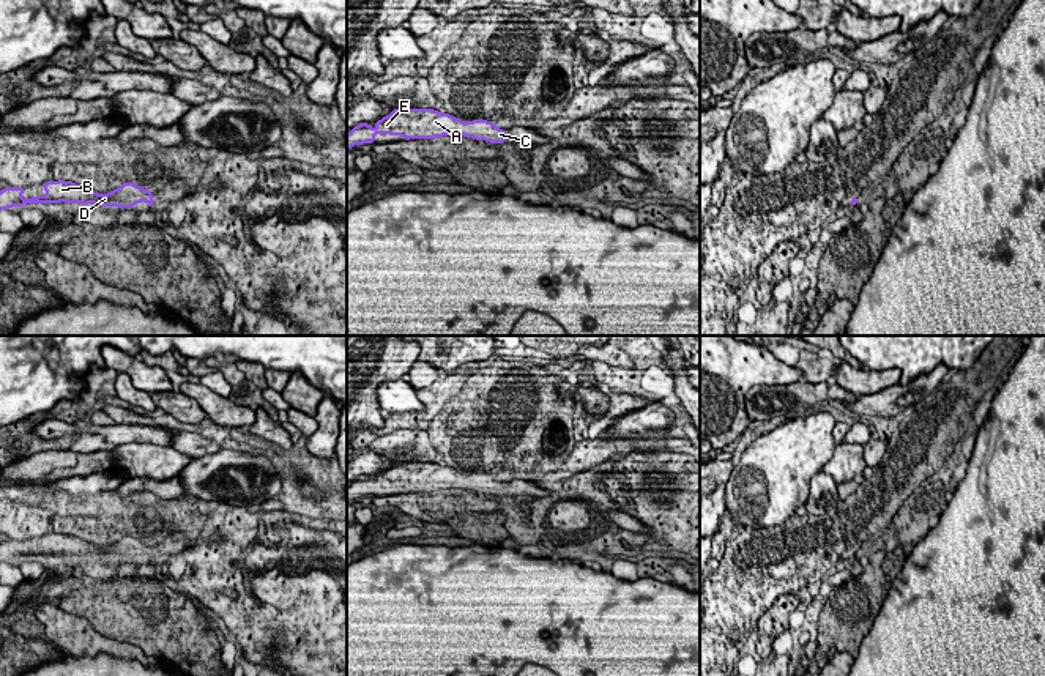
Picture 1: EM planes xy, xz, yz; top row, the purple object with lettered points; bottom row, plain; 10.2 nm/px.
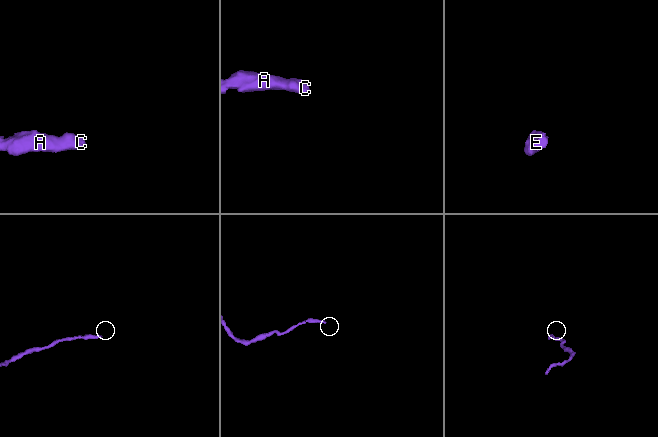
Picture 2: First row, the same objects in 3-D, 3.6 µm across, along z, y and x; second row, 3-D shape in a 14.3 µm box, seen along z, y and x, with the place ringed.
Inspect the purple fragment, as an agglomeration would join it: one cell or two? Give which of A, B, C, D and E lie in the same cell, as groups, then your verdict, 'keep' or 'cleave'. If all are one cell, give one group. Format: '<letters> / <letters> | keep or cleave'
A B C D E | keep

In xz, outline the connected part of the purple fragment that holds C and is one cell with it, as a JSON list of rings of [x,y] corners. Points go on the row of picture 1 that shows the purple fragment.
[[[392,109],[392,112],[374,126],[359,123],[347,134],[347,148],[363,143],[375,143],[377,134],[402,136],[410,139],[435,139],[443,136],[463,136],[490,143],[504,143],[506,131],[495,126],[493,121],[473,120],[462,121],[449,113],[441,113],[433,109]]]

